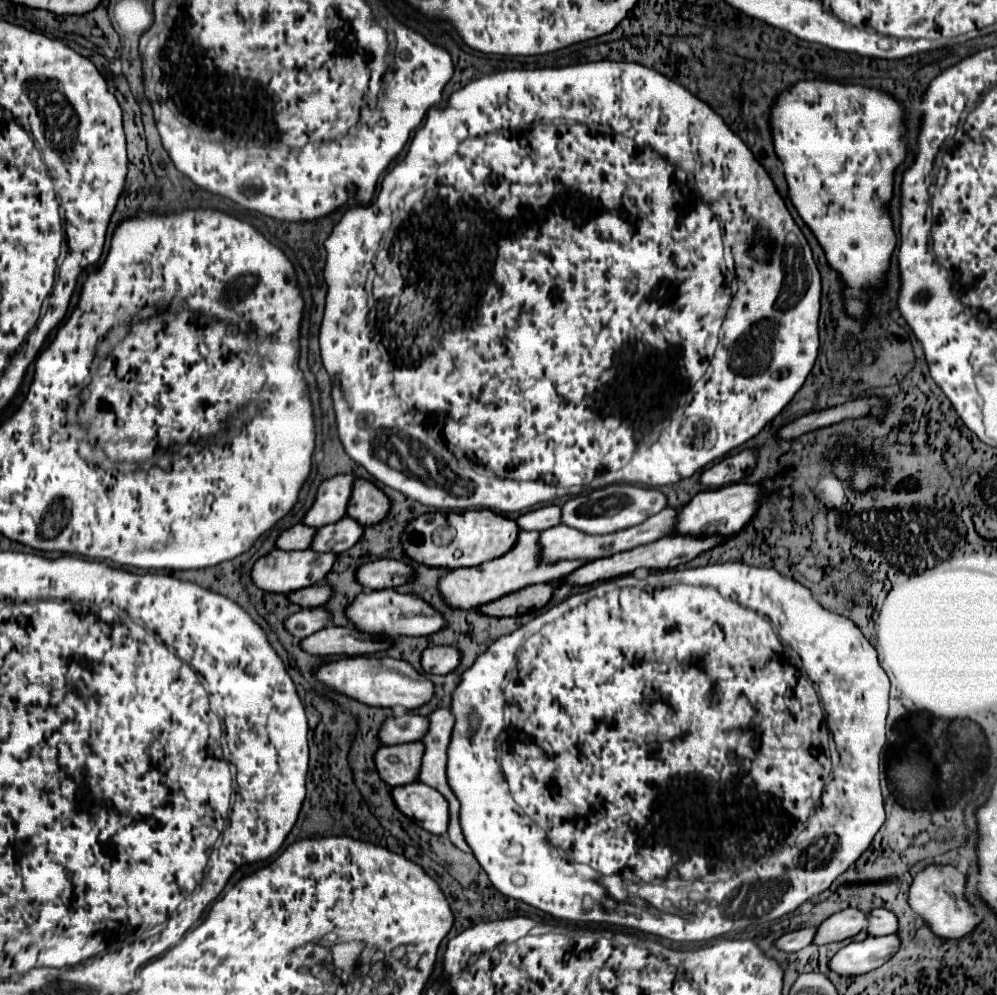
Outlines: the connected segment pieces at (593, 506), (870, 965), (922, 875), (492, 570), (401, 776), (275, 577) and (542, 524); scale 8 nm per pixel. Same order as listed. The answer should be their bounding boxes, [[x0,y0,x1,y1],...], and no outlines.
[[561,484,667,536],[829,934,899,976],[909,864,979,938],[437,532,581,610],[375,742,423,786],[251,550,335,592],[515,506,559,530]]

